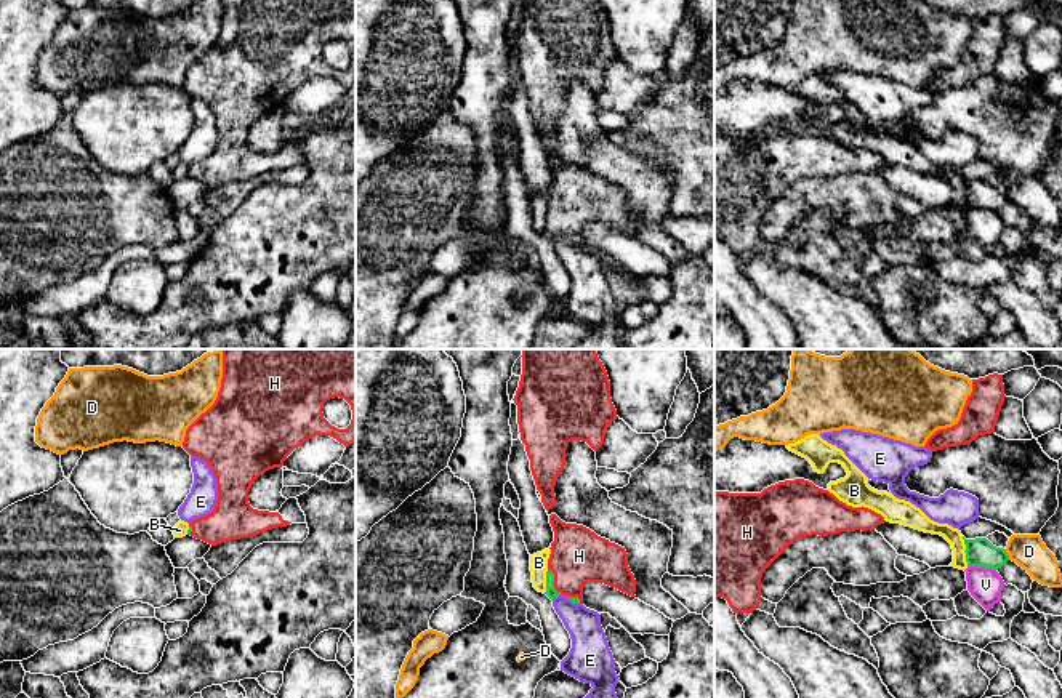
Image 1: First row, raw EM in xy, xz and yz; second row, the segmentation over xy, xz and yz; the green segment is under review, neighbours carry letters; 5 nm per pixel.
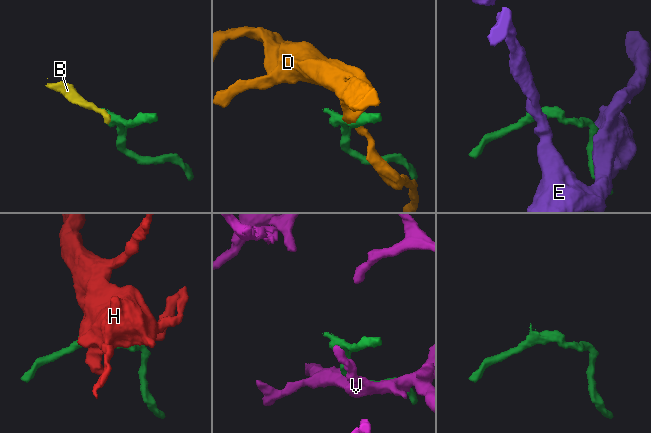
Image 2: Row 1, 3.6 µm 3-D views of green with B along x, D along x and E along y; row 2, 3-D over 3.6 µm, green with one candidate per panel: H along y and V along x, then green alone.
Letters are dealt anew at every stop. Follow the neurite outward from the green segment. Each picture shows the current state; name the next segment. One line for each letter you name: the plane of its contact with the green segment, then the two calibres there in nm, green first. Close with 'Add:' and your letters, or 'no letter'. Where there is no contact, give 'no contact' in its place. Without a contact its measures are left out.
H: contact in xz; calibres 60 and 280 nm
Add: H

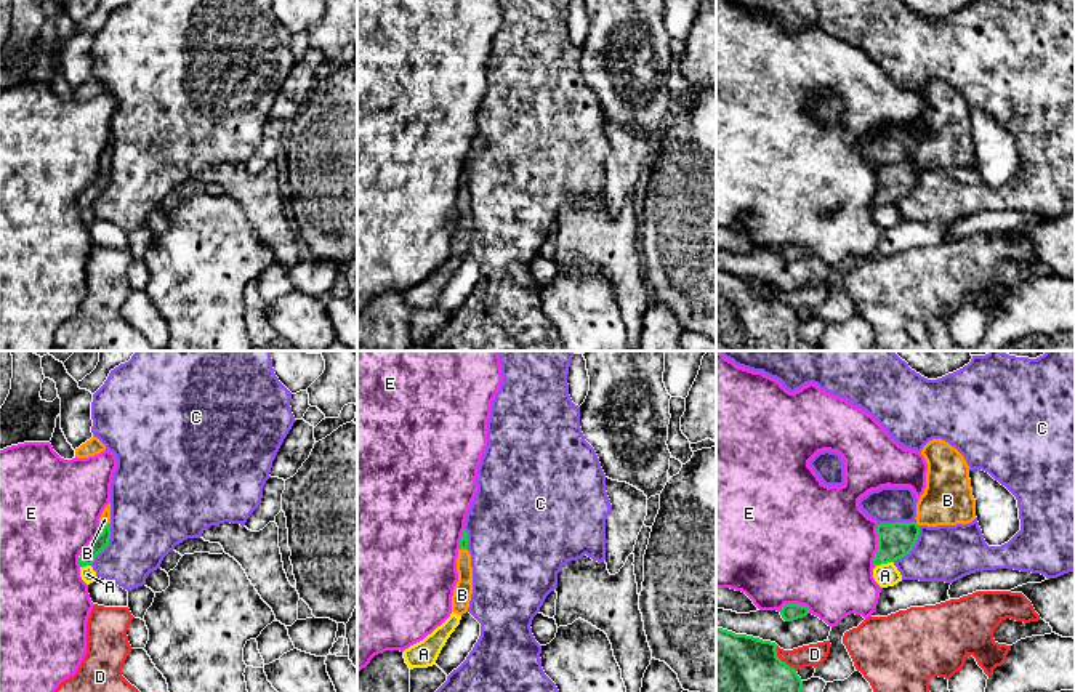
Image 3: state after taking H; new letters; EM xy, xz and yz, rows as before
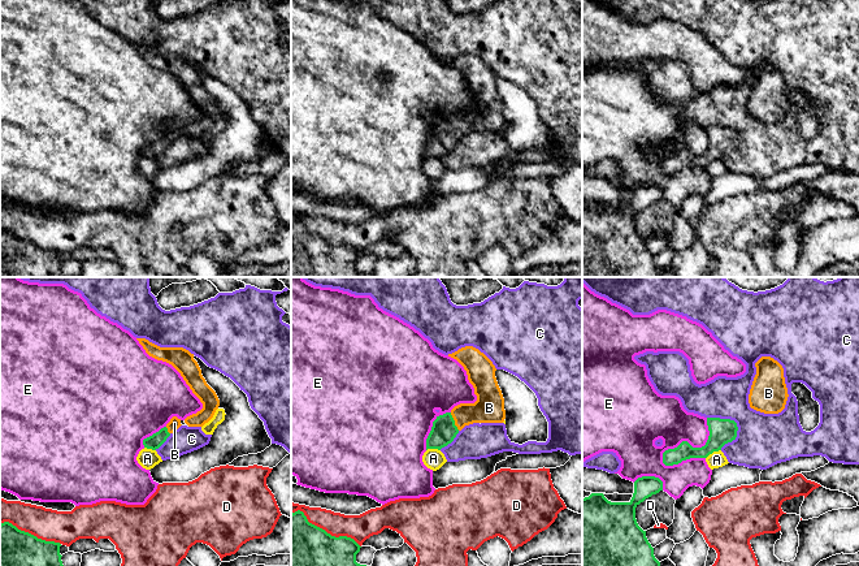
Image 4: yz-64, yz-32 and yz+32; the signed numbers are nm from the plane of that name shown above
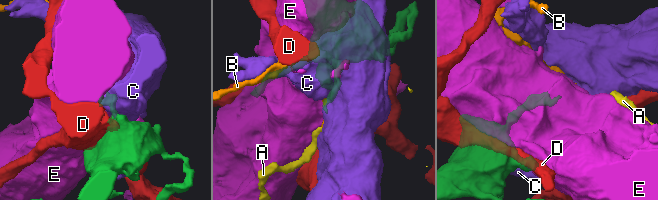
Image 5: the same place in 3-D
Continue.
B: contact in xy; calibres 80 and 60 nm
Add: B

